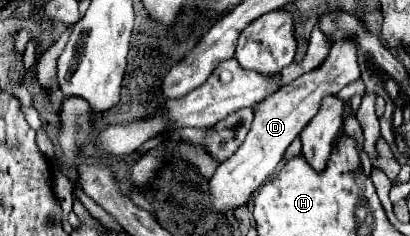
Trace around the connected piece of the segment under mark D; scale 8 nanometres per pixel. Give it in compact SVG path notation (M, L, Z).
M347 36L331 46L331 52L323 66L315 68L315 72L307 72L293 80L291 84L279 88L275 96L265 98L257 108L255 108L255 120L253 126L245 138L245 142L239 146L239 150L219 164L217 172L213 174L209 182L209 190L213 196L213 208L217 212L227 212L229 208L239 208L243 206L249 196L259 190L261 184L277 170L279 162L283 160L283 152L287 146L299 136L299 132L311 122L315 112L321 106L323 96L327 94L337 94L343 86L359 78L359 60L357 60L359 46L355 44L355 36Z

